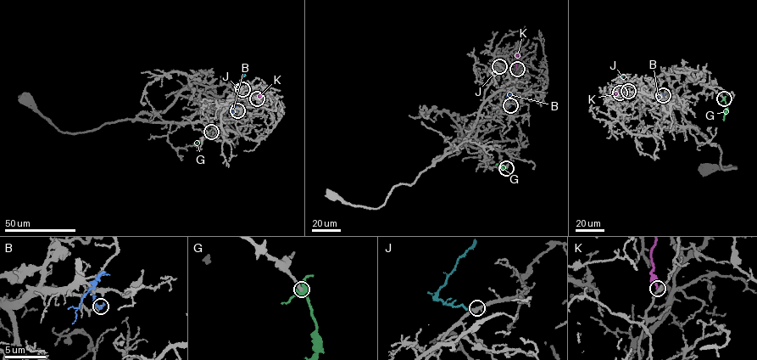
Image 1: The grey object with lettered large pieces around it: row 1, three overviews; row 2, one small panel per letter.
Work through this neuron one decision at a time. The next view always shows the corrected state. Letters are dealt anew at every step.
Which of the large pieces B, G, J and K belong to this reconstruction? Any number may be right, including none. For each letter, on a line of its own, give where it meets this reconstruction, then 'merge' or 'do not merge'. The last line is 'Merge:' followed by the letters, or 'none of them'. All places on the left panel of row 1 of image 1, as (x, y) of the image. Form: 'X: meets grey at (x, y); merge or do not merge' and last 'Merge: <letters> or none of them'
B: meets grey at (237, 110); do not merge
G: meets grey at (211, 132); merge
J: meets grey at (242, 89); do not merge
K: meets grey at (257, 98); do not merge
Merge: G

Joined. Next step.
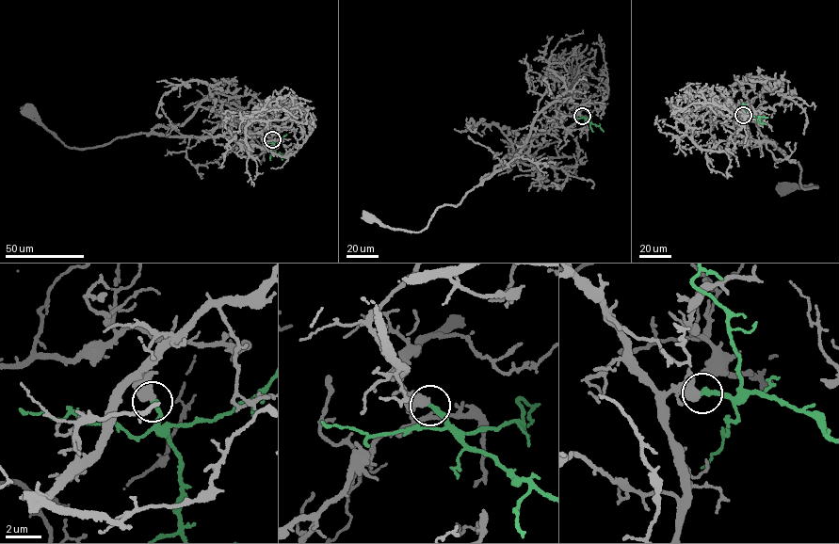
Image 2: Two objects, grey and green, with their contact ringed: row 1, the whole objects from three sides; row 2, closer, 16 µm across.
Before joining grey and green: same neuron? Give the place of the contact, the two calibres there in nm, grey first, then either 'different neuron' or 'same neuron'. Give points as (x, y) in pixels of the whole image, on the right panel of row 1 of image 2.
place (743, 115); calibres 550 and 280 nm; same neuron

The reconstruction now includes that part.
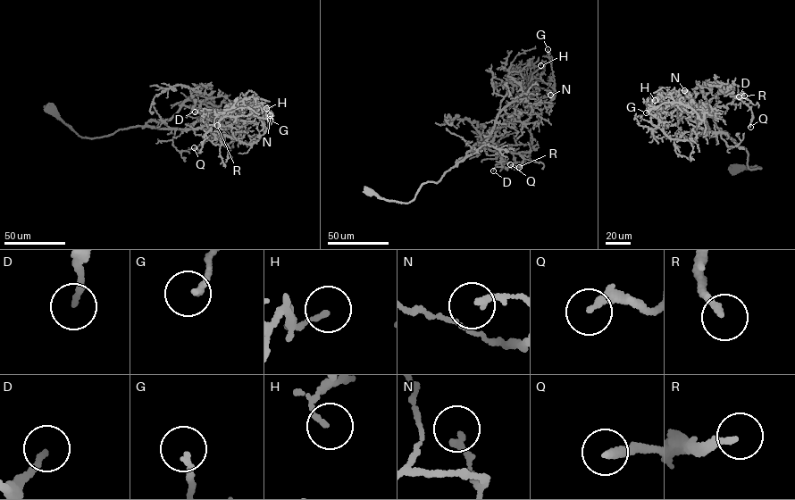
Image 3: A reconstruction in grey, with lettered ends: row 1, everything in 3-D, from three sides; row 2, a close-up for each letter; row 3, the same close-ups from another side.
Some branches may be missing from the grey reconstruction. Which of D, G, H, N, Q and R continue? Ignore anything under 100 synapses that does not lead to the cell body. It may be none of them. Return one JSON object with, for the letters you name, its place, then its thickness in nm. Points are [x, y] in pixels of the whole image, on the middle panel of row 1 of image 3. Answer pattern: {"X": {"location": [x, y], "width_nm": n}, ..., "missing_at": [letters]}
{"missing_at": []}

